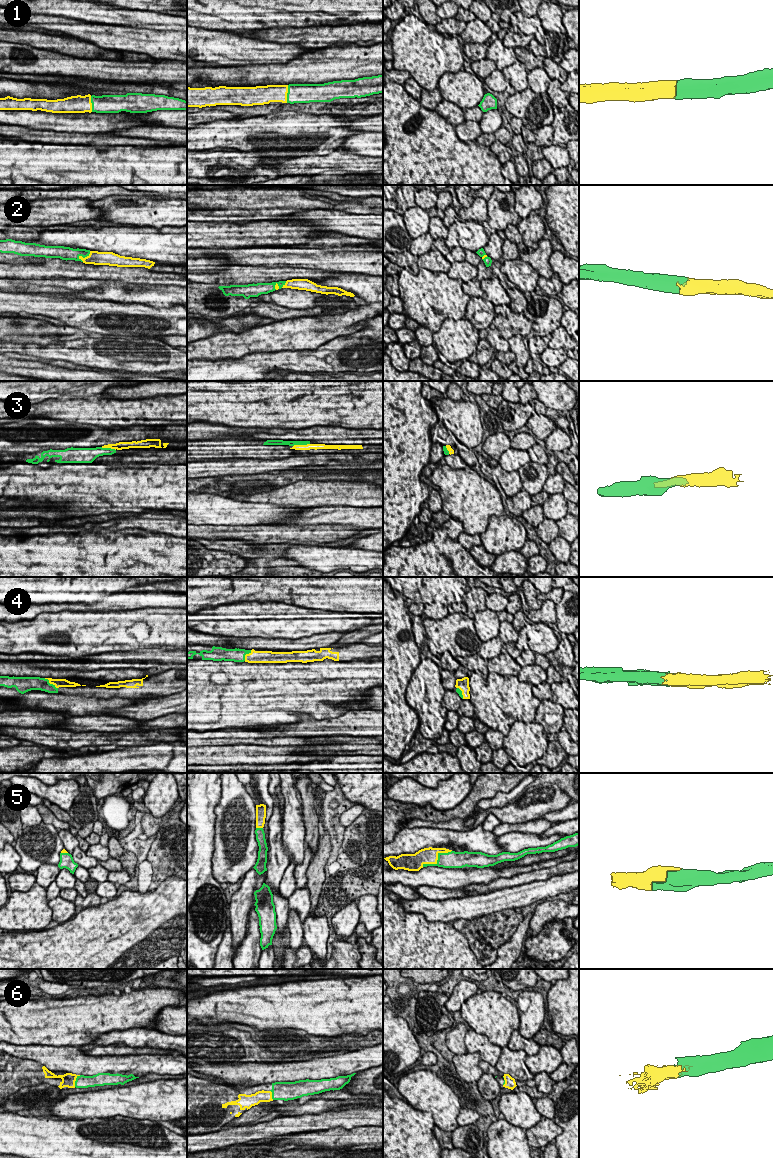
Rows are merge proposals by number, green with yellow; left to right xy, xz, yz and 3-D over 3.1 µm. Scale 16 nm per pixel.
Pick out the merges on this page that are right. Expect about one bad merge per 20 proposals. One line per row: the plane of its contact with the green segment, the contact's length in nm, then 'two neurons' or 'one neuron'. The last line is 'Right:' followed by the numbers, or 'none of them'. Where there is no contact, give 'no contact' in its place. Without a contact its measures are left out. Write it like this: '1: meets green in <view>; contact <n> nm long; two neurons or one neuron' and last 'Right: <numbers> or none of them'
1: meets green in xz; contact 280 nm long; one neuron
2: meets green in xy; contact 240 nm long; one neuron
3: meets green in xz; contact 280 nm long; one neuron
4: meets green in xy; contact 280 nm long; one neuron
5: meets green in yz; contact 550 nm long; one neuron
6: meets green in xy; contact 220 nm long; one neuron
Right: 1, 2, 3, 4, 5, 6

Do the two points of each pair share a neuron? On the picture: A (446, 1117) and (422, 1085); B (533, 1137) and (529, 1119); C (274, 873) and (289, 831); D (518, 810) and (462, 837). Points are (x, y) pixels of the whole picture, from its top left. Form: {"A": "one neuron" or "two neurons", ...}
{"A": "one neuron", "B": "two neurons", "C": "two neurons", "D": "two neurons"}

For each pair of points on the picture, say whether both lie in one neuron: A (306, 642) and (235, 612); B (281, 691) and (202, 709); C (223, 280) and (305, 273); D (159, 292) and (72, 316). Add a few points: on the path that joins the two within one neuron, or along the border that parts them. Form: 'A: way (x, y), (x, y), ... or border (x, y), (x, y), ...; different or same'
A: border (322, 633), (299, 638), (283, 638); different
B: way (261, 694), (222, 694); same
C: way (243, 275), (285, 273); same
D: border (98, 299), (114, 302), (137, 302), (144, 305); different

